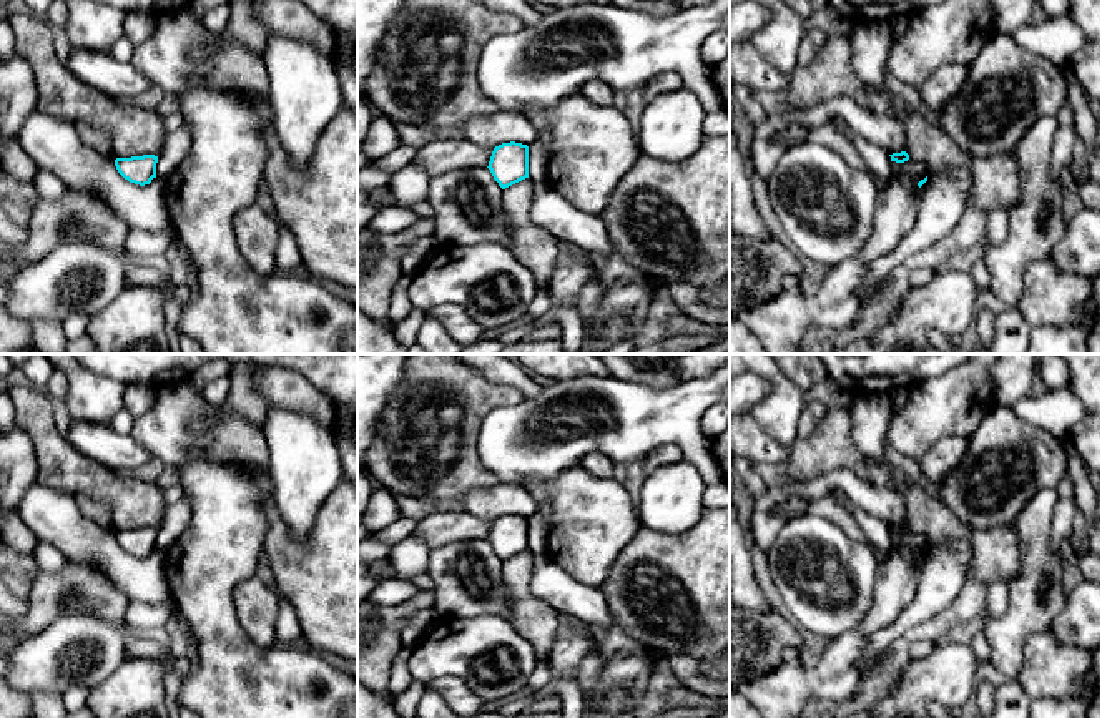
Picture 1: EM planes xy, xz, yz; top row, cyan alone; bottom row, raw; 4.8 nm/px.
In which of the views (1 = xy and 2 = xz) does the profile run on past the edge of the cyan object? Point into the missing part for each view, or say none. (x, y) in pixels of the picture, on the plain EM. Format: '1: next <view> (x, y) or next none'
1: next none
2: next none

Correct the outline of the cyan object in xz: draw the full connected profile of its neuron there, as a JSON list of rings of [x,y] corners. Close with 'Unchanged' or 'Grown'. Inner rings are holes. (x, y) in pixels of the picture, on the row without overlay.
[[[515,514],[495,519],[487,540],[502,562],[529,550],[529,519]]]. Unchanged

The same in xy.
[[[155,527],[115,532],[115,538],[118,545],[130,555],[140,558],[150,557],[151,552],[156,550],[156,535],[158,535],[158,529]]]. Unchanged

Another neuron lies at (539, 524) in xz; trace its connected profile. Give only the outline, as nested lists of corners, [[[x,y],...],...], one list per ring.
[[[542,504],[534,515],[529,517],[529,550],[534,555],[547,552],[547,537],[552,524],[549,504]]]

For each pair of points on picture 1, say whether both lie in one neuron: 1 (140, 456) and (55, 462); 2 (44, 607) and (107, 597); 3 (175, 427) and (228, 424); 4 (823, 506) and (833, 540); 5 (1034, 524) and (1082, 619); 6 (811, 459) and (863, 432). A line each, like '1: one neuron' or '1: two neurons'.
1: two neurons
2: one neuron
3: one neuron
4: two neurons
5: two neurons
6: two neurons

